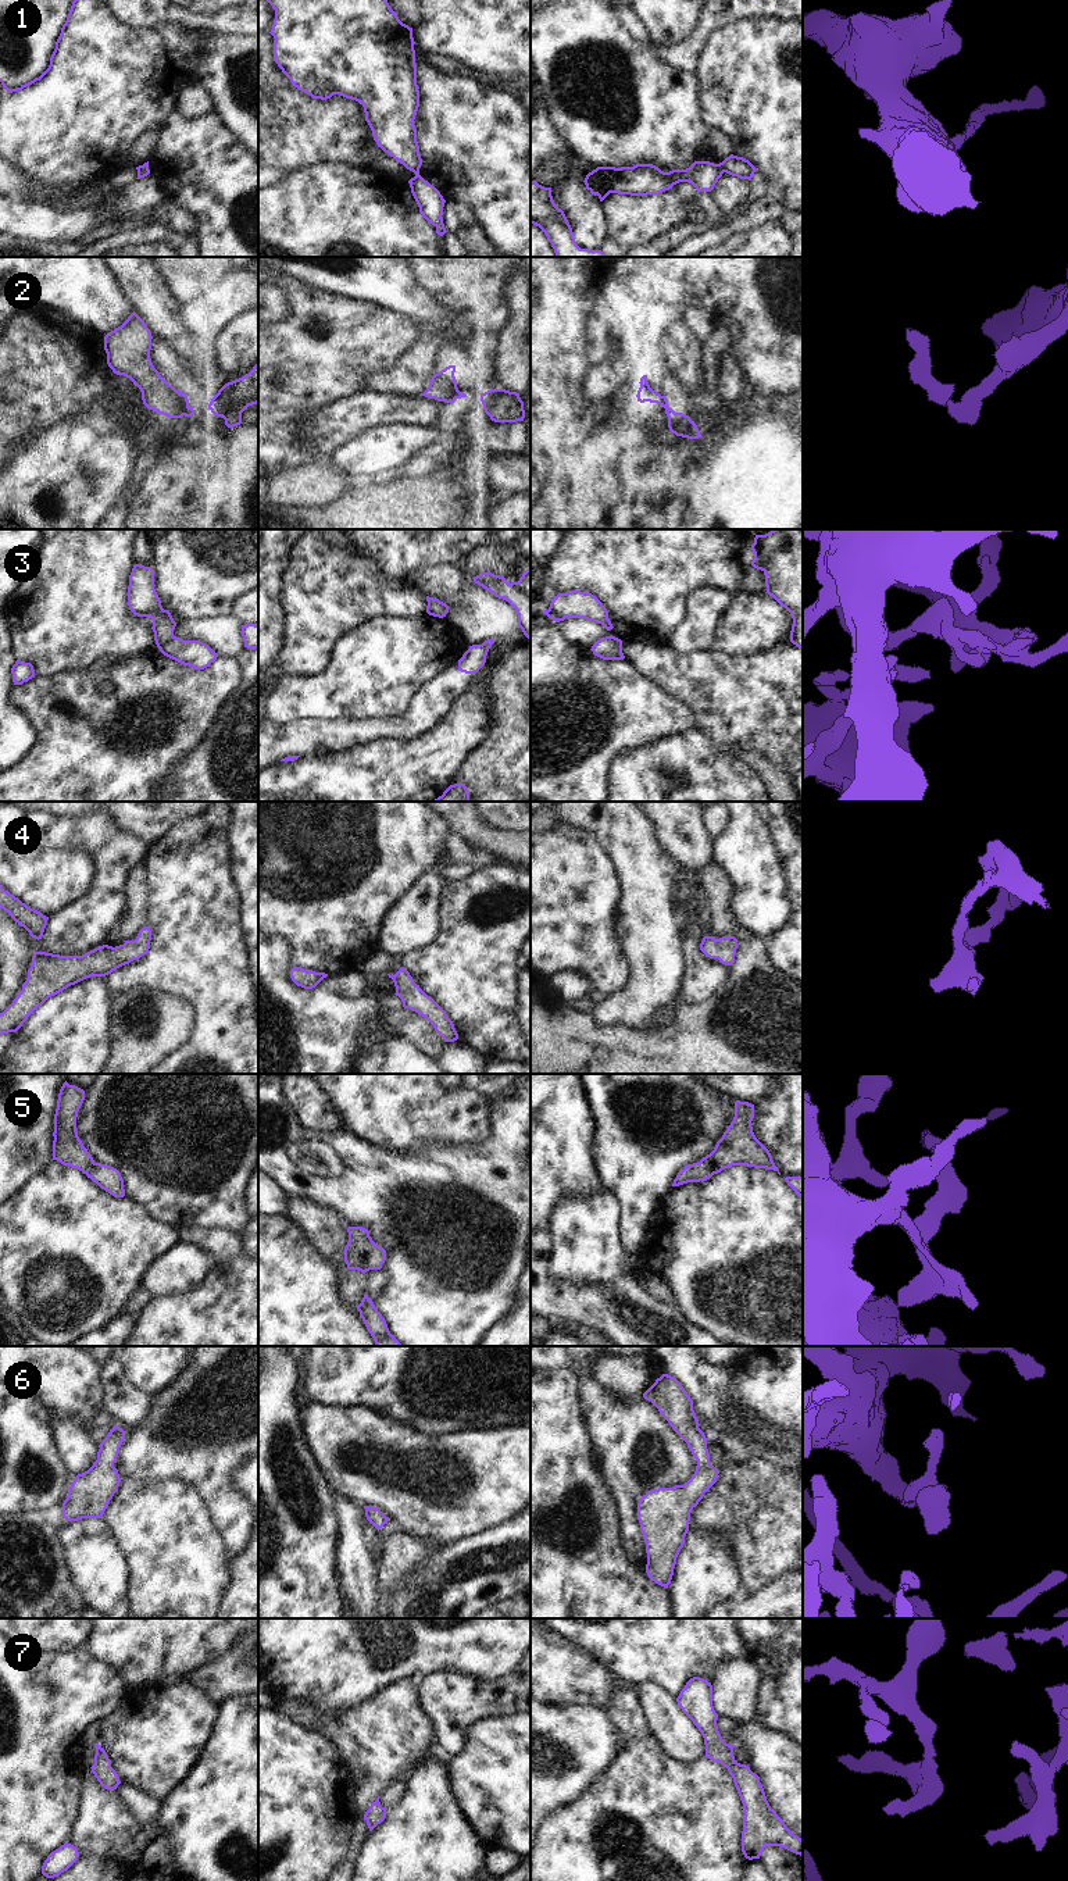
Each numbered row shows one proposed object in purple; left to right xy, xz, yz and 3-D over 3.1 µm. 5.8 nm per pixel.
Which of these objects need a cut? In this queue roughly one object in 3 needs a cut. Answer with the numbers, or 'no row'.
1, 2, 3

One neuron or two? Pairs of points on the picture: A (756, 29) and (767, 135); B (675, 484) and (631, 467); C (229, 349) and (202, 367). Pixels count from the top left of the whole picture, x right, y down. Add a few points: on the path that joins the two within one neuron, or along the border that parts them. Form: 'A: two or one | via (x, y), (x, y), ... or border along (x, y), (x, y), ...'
A: one | via (756, 56), (756, 72), (767, 84), (767, 109)
B: one | via (664, 475), (645, 474), (642, 471)
C: two | border along (215, 325), (217, 364), (220, 375), (225, 382)

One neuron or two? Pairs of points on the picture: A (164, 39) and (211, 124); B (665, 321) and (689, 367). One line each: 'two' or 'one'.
A: two
B: one

